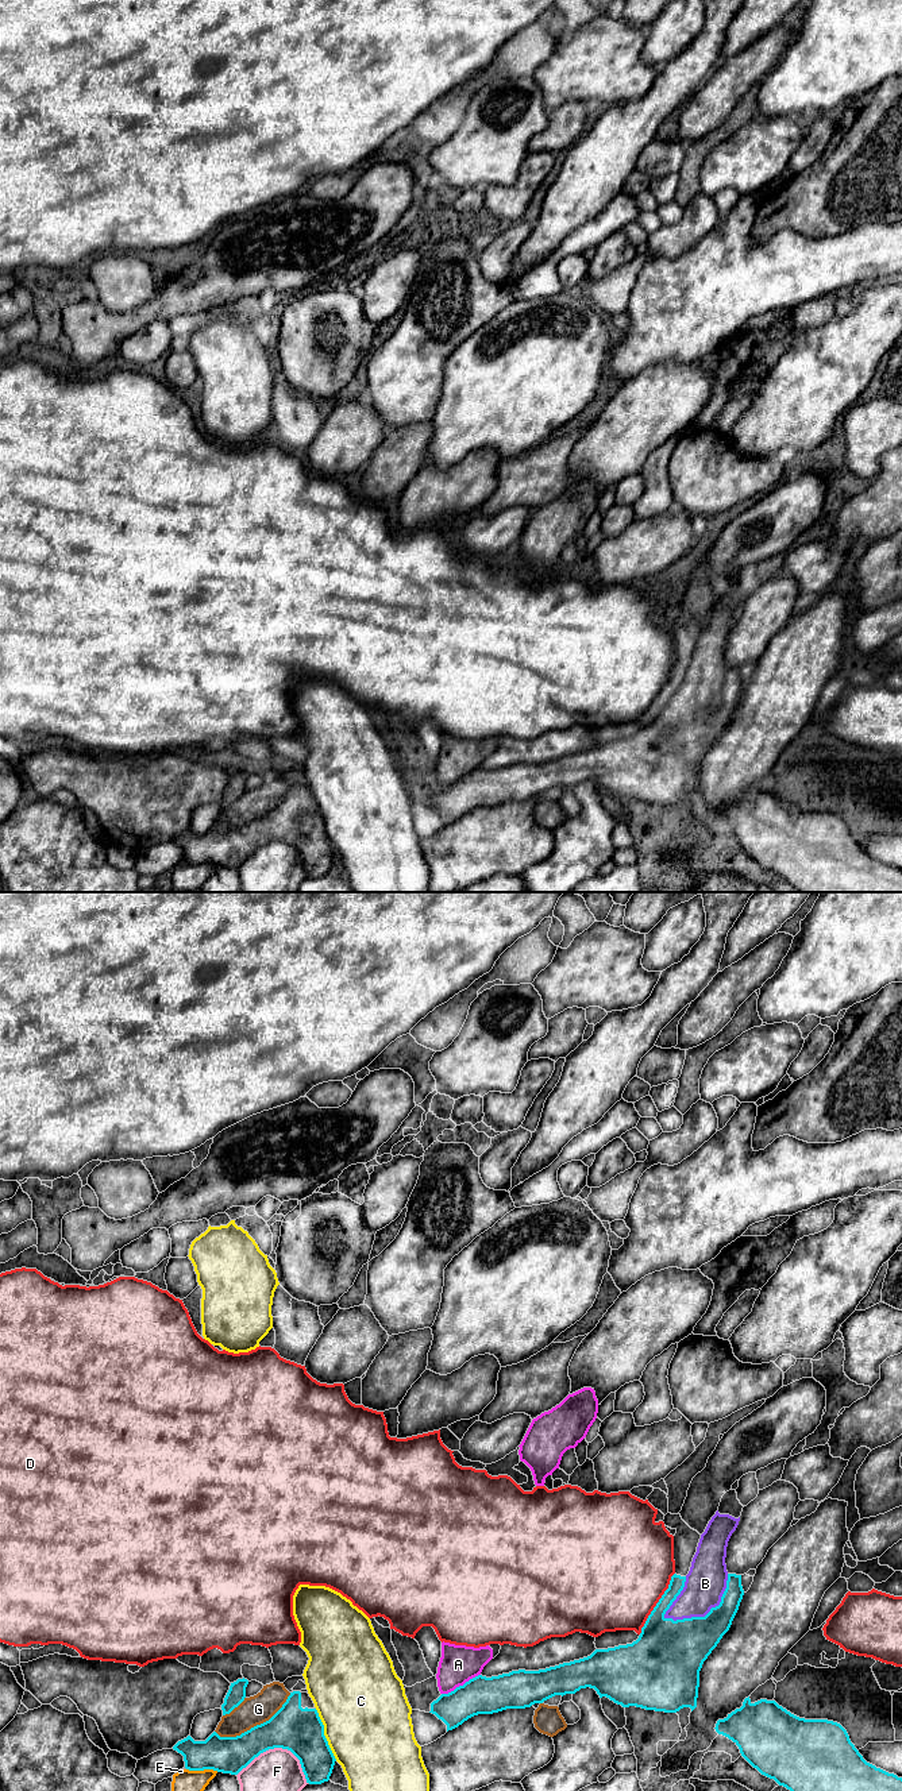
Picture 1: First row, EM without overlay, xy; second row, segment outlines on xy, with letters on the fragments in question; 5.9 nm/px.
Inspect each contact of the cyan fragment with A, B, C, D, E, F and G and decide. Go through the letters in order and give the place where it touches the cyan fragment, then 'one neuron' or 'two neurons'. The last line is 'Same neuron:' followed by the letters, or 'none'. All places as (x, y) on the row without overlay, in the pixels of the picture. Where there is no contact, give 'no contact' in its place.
A: xy (461, 779) | two neurons
B: xy (706, 707) | one neuron
C: xy (323, 828) | two neurons
D: xy (656, 697) | two neurons
E: xy (203, 863) | two neurons
F: xy (280, 840) | two neurons
G: xy (254, 819) | two neurons
Same neuron: B

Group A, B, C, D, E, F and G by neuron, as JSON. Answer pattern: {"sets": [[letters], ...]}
{"sets": [["A"], ["B"], ["C"], ["D"], ["E"], ["F"], ["G"]]}

